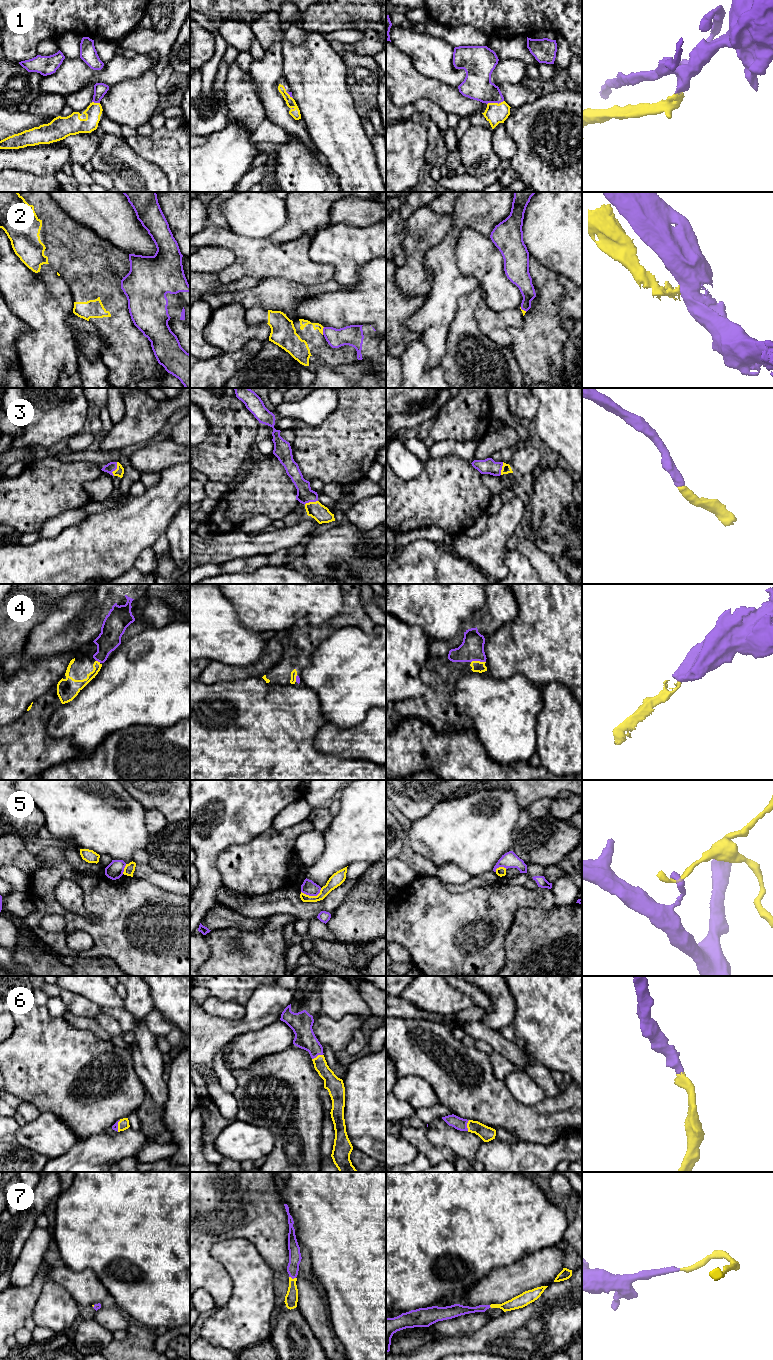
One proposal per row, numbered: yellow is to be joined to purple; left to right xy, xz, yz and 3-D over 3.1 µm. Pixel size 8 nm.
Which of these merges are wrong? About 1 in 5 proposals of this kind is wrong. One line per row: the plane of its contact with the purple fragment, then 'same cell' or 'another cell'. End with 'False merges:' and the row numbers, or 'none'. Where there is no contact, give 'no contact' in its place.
1: yz | same cell
2: xz | another cell
3: xy | same cell
4: yz | same cell
5: xz | another cell
6: xz | same cell
7: xz | same cell
False merges: 2, 5

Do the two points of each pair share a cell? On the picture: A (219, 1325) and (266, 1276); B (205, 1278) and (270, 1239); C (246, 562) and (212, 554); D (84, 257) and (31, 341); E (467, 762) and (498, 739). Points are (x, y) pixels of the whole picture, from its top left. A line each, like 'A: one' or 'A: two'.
A: one
B: one
C: two
D: two
E: two

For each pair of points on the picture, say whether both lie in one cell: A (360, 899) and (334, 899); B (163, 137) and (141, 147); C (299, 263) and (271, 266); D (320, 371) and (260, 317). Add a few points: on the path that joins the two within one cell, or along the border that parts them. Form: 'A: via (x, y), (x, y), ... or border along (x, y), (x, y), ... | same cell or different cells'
A: border along (358, 880), (331, 914) | different cells
B: via (158, 142), (153, 147), (146, 147) | same cell
C: via (292, 263), (278, 263) | same cell
D: border along (308, 358), (313, 355), (320, 364), (332, 367) | different cells

